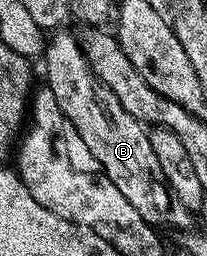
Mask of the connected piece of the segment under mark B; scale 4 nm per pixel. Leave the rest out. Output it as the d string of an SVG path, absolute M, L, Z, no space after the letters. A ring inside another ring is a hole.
M58 30L51 36L54 37L51 40L49 37L44 48L45 83L52 94L56 94L60 110L78 132L82 148L94 155L95 162L99 164L97 167L112 181L116 190L132 202L140 218L155 226L177 225L180 217L170 214L172 193L162 178L156 154L152 154L152 142L143 121L132 118L132 114L120 106L116 94L112 94L98 75L91 72L77 35L69 36L66 30Z

